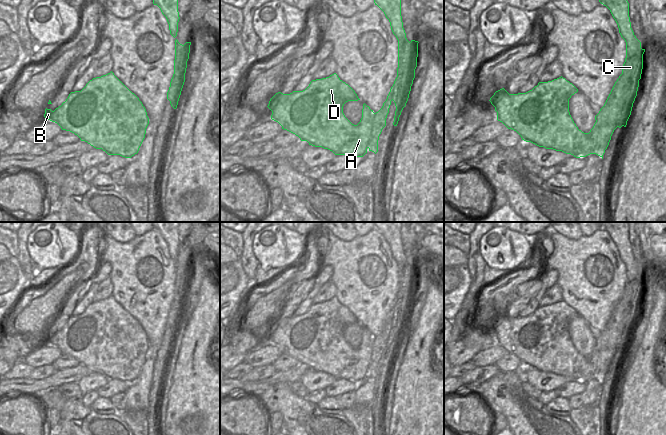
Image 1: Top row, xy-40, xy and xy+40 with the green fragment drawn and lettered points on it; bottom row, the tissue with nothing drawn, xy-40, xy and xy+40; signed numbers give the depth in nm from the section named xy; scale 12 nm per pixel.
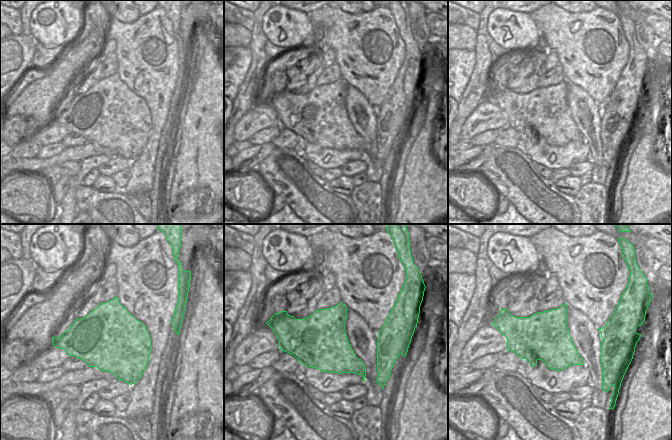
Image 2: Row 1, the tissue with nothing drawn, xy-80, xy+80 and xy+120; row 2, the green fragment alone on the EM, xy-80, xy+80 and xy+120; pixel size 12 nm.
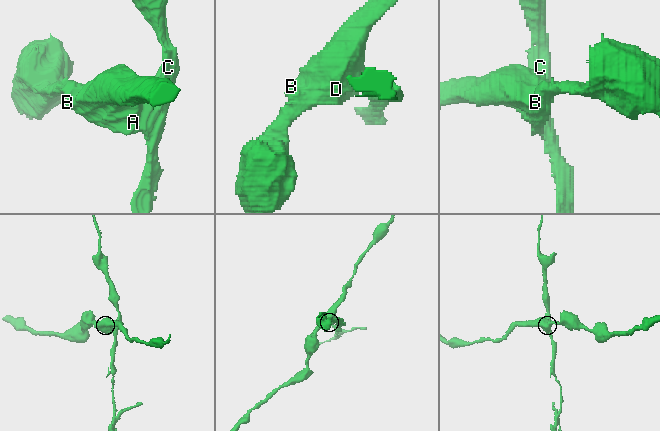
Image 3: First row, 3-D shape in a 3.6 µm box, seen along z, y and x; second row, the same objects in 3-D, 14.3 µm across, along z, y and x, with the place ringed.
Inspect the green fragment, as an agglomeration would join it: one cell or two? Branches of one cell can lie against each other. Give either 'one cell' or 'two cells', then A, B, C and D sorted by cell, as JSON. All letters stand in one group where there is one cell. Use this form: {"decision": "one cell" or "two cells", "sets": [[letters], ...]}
{"decision": "two cells", "sets": [["A", "B", "D"], ["C"]]}

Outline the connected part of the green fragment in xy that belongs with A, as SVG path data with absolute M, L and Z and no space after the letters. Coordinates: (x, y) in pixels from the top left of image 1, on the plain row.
M334 297L326 302L312 304L303 315L276 317L267 331L272 335L271 343L278 346L282 353L298 360L301 365L328 373L335 379L363 381L371 365L374 336L364 327L362 342L357 349L352 348L343 337L346 326L358 324L355 315Z

